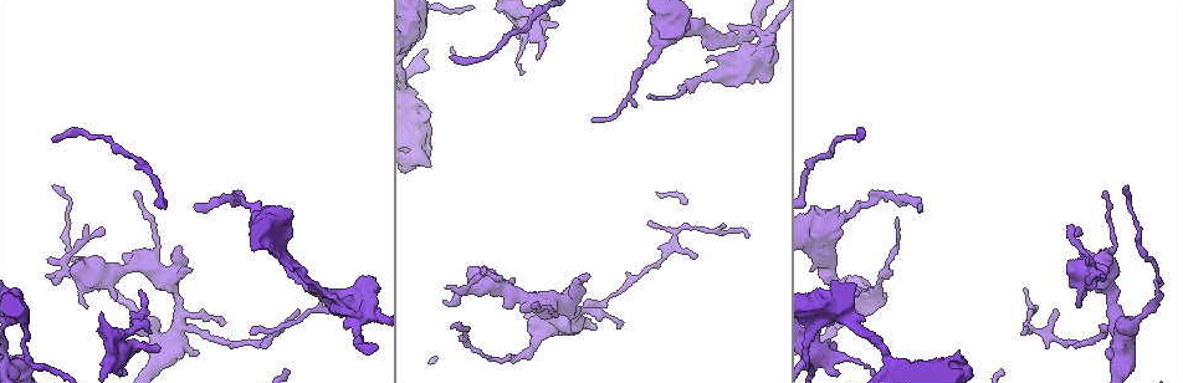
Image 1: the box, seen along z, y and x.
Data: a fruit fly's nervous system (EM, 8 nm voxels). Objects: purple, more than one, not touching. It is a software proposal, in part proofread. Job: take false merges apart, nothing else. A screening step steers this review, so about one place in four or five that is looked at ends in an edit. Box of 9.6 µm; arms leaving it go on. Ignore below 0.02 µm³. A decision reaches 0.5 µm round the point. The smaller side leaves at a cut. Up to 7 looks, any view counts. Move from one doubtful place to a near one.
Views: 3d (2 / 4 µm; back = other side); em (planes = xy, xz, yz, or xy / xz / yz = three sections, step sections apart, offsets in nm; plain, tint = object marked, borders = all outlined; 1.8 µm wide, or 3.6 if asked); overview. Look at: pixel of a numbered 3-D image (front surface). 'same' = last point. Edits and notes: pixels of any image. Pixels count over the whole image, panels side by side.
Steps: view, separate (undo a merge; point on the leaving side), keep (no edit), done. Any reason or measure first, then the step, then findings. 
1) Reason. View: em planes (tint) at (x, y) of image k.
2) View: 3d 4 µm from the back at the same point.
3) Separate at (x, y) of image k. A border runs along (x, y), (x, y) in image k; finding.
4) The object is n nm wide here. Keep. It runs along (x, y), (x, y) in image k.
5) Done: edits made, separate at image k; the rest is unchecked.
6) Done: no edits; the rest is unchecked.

Sudden change in width. View: 3d 4 µm at (369, 311) of image 1.

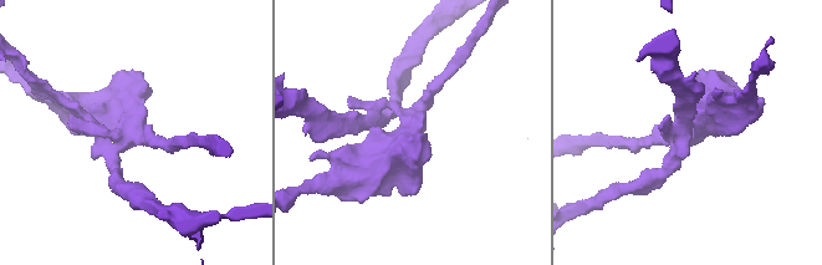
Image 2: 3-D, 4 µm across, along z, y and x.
The arms are 170, 550 nm wide. View: em xz step 4 (tint) at (413, 115) of image 2.

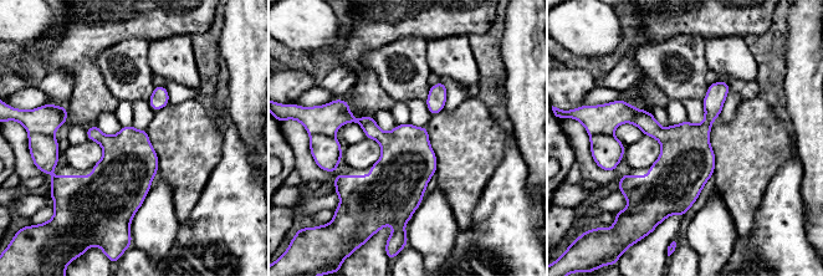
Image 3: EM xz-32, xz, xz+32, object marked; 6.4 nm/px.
Separate at (604, 118) of image 3. A border runs along (601, 133), (613, 134) in image 3; two neurons meet here.

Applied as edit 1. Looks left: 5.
View: overview.

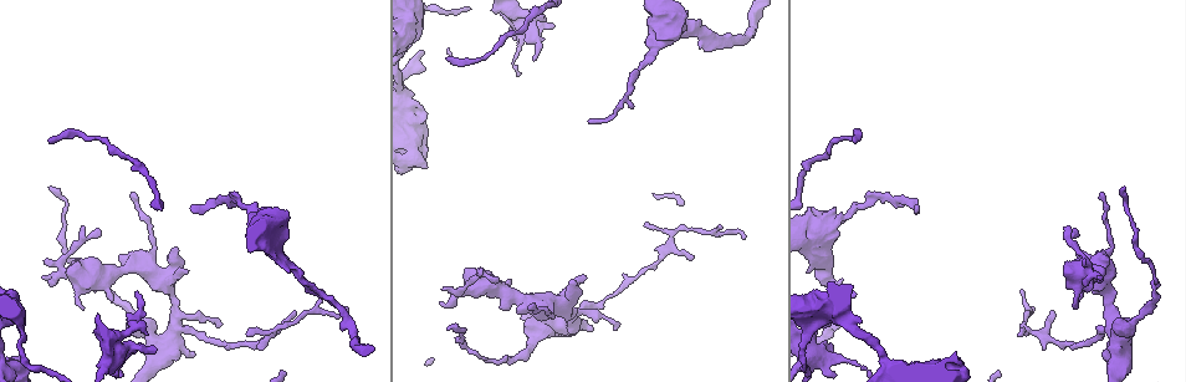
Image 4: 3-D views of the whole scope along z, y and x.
Thick turns thin. View: 3d 4 µm at (828, 268) of image 4.

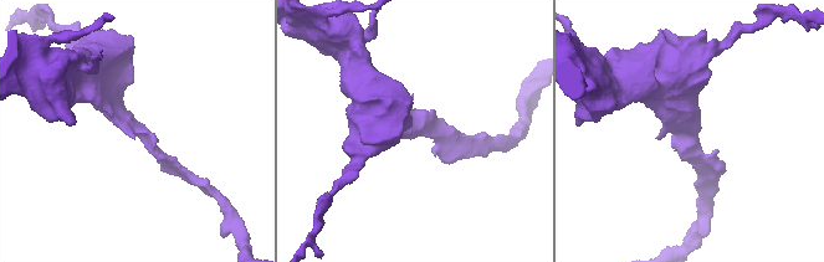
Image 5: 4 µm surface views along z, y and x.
Now the EM. View: em planes (tint) at (420, 130) of image 5.

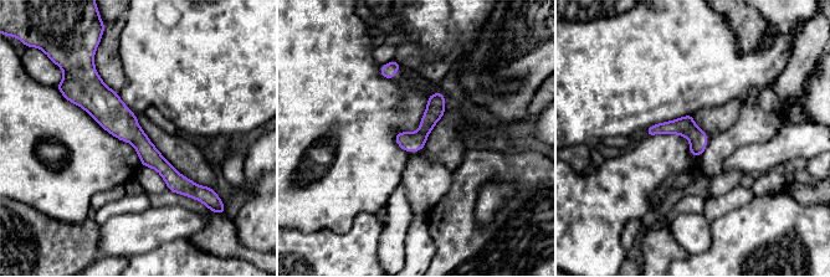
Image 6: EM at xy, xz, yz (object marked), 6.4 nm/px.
Keep. It runs along (75, 99), (97, 99), (194, 186) in image 6; one neuron here.

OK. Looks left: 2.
Sudden change in width. View: em yz step 4 (tint) at (651, 53) of image 4.

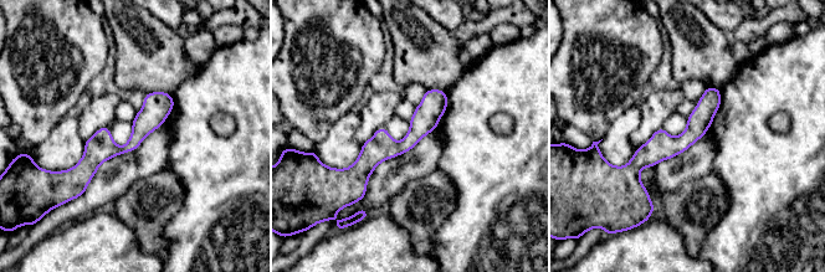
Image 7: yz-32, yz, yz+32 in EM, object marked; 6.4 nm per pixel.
Another direction. View: em planes (borders) at the same point.

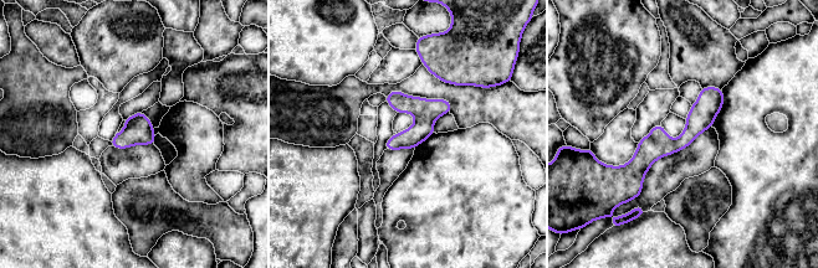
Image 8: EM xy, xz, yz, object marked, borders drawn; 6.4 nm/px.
Keep. It runs along (719, 92), (678, 144), (623, 171) in image 8; all the same neuron.

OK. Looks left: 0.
Done: edits made, separate at image 3; the rest is unchecked.

